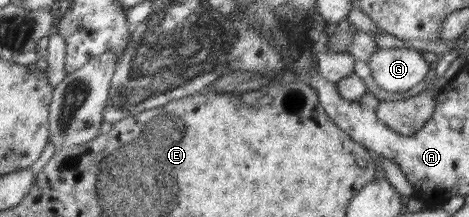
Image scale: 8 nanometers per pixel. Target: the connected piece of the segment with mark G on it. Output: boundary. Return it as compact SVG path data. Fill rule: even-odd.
M378 48L368 65L376 85L389 93L407 92L430 71L422 54L410 48Z

